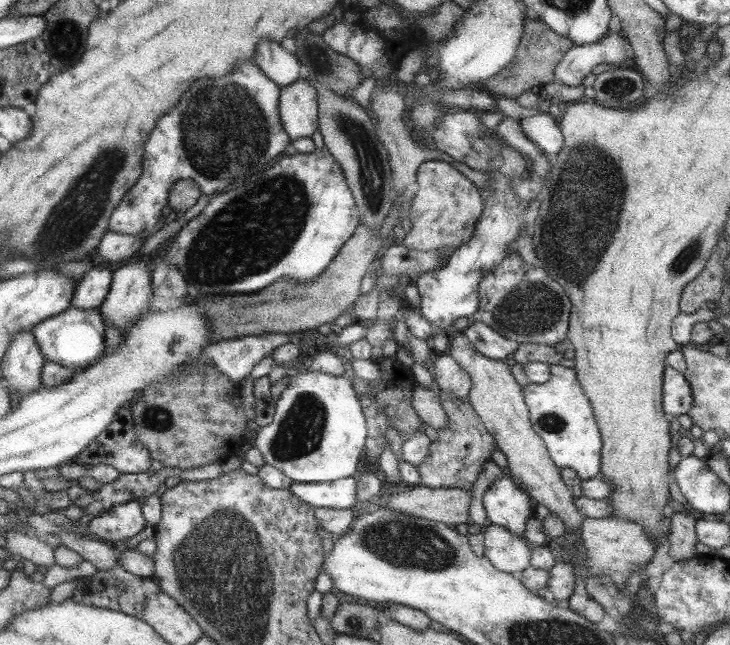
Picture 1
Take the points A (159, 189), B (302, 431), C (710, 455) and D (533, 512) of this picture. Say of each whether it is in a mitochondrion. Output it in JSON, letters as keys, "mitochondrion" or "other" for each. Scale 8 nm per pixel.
{"A":"other","B":"mitochondrion","C":"other","D":"other"}

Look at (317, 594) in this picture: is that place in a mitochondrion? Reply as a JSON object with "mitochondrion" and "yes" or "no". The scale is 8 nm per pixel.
{"mitochondrion":"no"}

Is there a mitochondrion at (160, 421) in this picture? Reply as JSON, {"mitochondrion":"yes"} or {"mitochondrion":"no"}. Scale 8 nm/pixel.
{"mitochondrion":"yes"}

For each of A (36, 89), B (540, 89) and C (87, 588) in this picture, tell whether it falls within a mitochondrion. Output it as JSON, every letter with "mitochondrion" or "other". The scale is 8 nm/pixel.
{"A":"other","B":"other","C":"other"}

